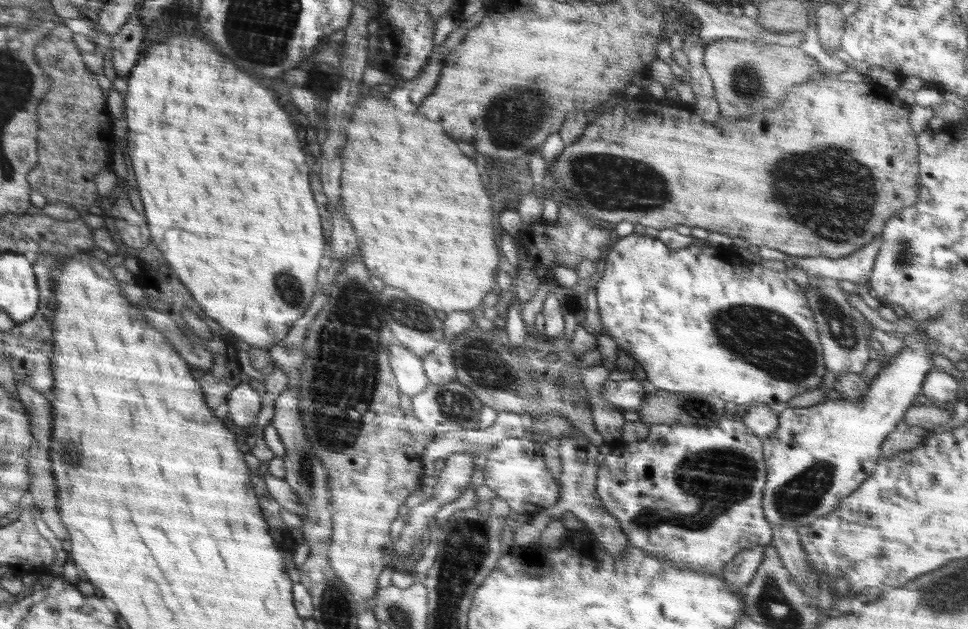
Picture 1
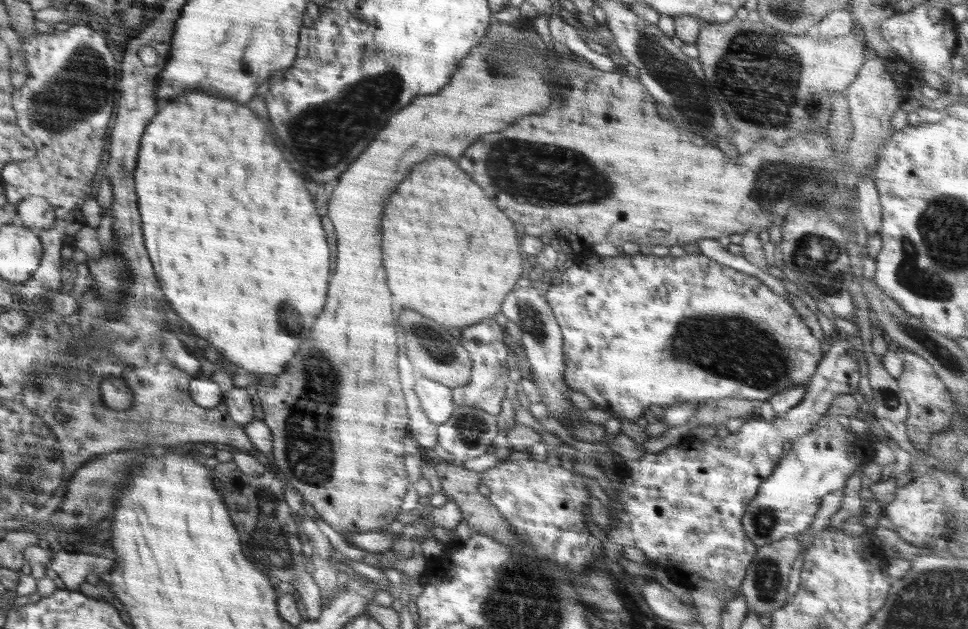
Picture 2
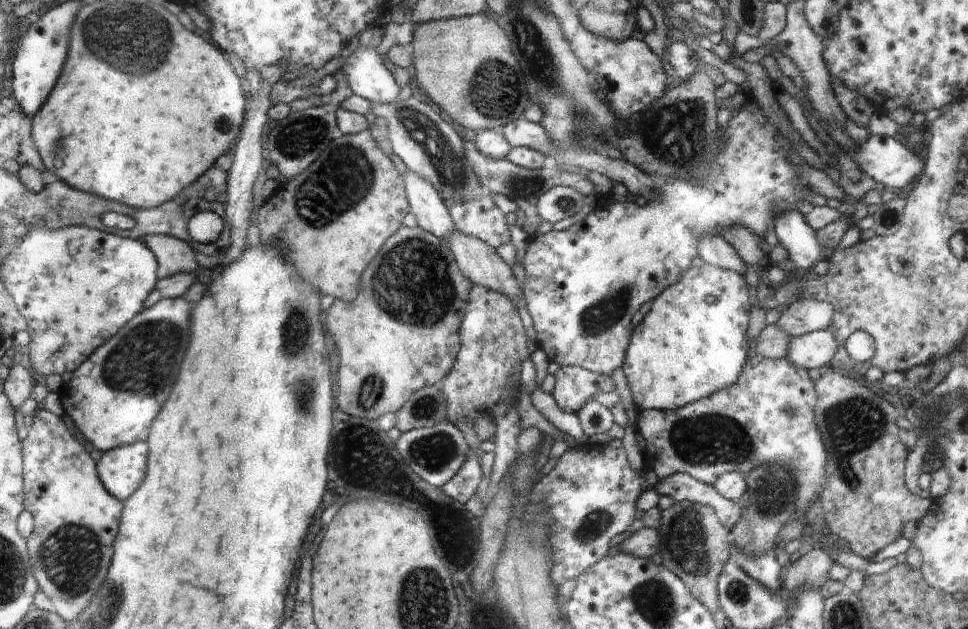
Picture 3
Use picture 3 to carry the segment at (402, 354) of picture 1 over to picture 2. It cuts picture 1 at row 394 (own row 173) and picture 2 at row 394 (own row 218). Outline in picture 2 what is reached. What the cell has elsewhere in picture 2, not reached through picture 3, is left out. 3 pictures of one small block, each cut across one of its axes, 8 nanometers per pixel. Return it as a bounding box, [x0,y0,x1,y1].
[414,377,456,424]

